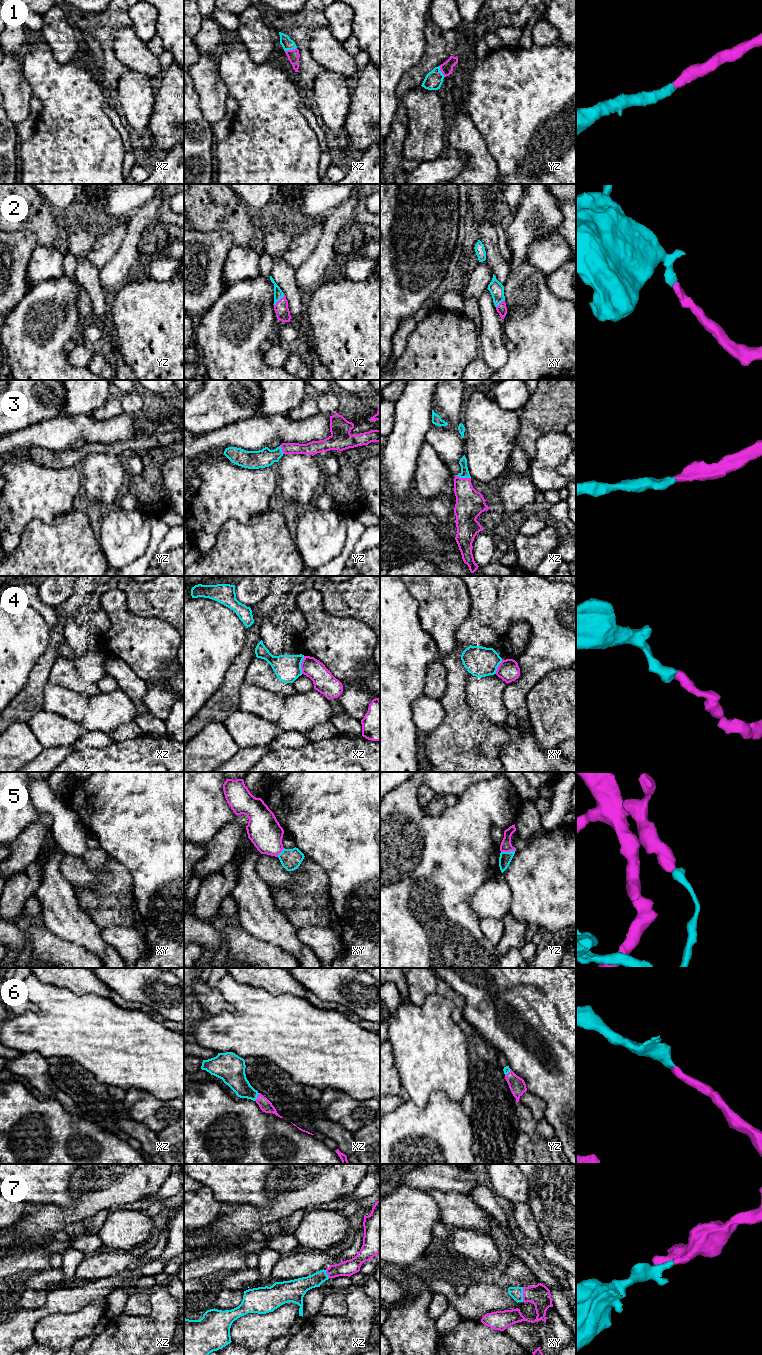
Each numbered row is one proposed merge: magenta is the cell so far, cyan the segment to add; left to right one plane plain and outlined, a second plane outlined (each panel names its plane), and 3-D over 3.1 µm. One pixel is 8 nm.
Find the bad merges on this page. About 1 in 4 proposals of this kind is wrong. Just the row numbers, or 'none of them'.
4, 5

